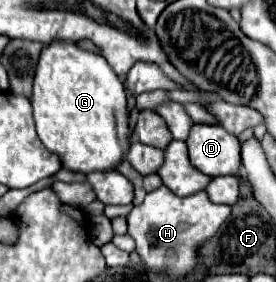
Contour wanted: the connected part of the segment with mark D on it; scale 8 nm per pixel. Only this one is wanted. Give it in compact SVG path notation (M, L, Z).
M194 124L188 136L188 156L202 174L226 176L240 166L240 144L220 124Z

